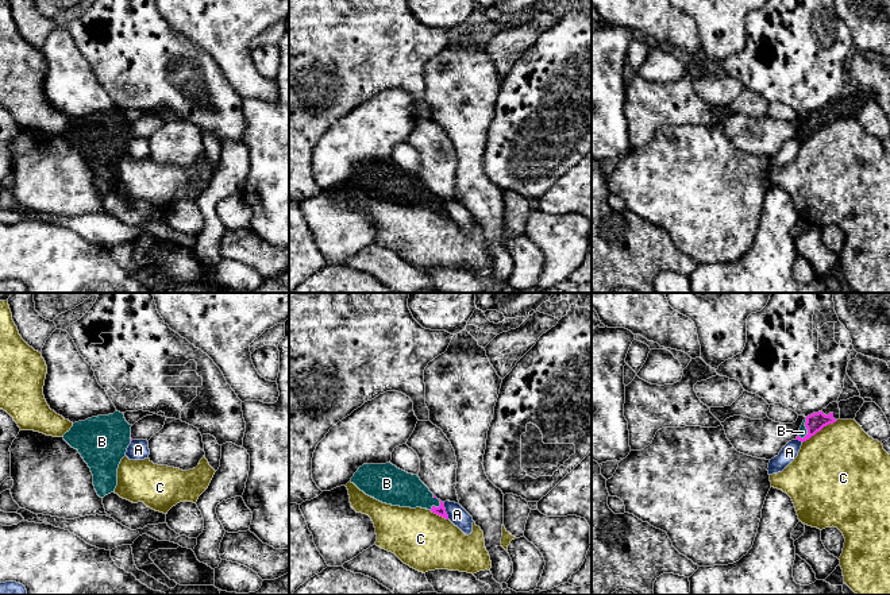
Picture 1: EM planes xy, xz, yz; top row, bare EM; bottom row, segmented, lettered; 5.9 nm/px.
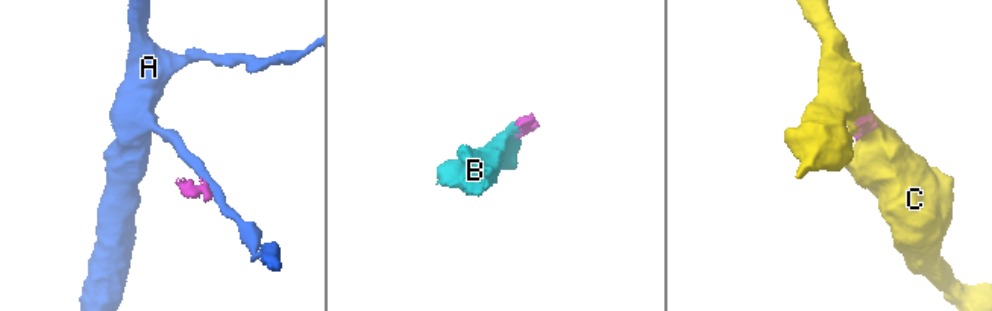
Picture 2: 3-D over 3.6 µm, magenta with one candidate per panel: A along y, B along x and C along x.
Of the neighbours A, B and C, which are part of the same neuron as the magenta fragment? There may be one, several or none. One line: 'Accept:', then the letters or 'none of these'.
Accept: B

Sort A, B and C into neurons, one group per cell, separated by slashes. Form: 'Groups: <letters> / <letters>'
Groups: A / B / C

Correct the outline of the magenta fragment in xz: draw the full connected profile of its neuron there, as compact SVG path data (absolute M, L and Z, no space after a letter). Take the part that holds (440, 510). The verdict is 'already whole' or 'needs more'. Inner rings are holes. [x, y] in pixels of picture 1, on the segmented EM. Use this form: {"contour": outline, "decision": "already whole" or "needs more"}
{"contour": "M392 463L363 464L351 478L351 483L382 503L411 509L421 507L448 519L444 503L429 491L420 478Z", "decision": "needs more"}

